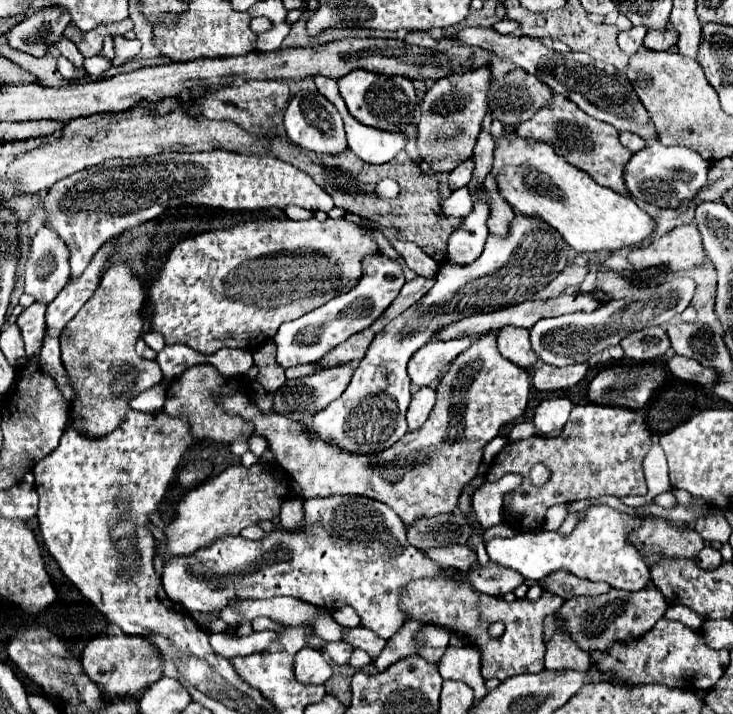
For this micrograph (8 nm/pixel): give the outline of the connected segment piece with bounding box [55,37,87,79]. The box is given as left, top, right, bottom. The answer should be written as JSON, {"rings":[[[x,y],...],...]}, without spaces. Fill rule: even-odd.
{"rings":[[[61,37],[61,41],[55,45],[59,51],[61,51],[61,55],[63,57],[67,57],[75,67],[79,67],[79,77],[77,79],[81,79],[81,77],[87,77],[87,71],[83,69],[83,55],[79,53],[79,49],[69,41],[69,39],[65,39],[65,37]]]}

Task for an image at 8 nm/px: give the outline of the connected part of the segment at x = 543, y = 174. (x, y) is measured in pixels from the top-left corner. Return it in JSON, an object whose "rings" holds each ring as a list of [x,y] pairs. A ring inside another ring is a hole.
{"rings":[[[511,129],[509,133],[503,131],[493,151],[493,157],[495,159],[493,159],[491,173],[495,175],[499,195],[513,207],[513,211],[519,211],[525,217],[537,217],[549,223],[555,231],[561,233],[565,243],[571,245],[579,253],[595,253],[595,251],[613,253],[623,247],[633,247],[641,243],[645,237],[649,237],[655,229],[653,219],[631,197],[619,195],[613,189],[595,183],[589,175],[569,165],[561,155],[557,155],[549,143],[523,139],[515,133],[515,129]]]}

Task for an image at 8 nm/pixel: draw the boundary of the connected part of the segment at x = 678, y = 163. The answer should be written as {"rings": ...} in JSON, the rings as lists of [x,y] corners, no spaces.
{"rings":[[[659,141],[635,153],[625,165],[625,183],[631,197],[657,207],[679,207],[685,199],[693,199],[705,185],[707,173],[713,167],[711,159],[703,159],[687,147],[663,147]]]}

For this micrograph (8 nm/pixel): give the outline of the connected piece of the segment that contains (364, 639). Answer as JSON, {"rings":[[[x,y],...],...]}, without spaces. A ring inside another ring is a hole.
{"rings":[[[353,627],[353,629],[347,629],[343,641],[351,643],[353,647],[357,649],[363,649],[365,653],[369,653],[373,659],[377,659],[377,655],[385,649],[385,639],[381,639],[379,635],[375,635],[373,631],[365,629],[365,627]]]}

